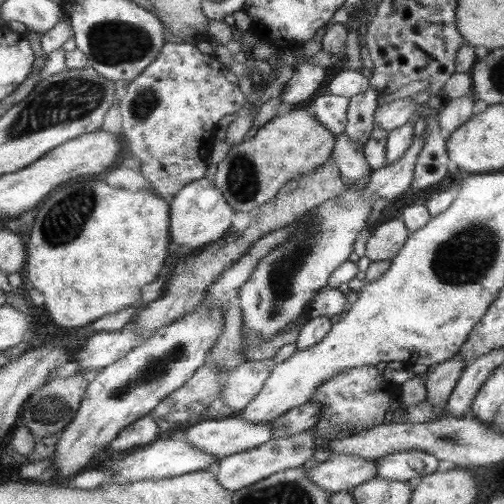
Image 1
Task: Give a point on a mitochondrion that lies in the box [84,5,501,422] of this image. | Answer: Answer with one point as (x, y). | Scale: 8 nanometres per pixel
(466, 257)

